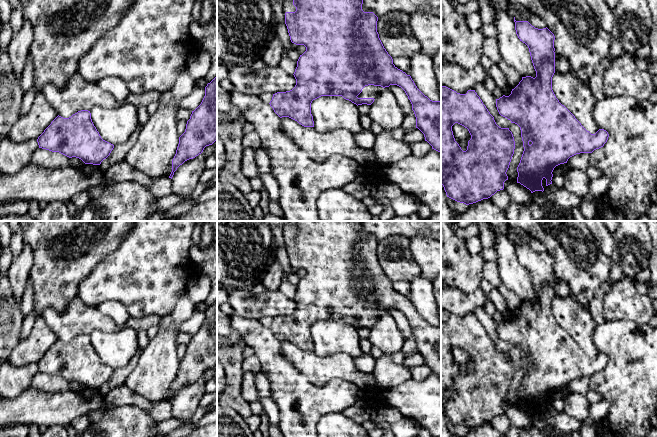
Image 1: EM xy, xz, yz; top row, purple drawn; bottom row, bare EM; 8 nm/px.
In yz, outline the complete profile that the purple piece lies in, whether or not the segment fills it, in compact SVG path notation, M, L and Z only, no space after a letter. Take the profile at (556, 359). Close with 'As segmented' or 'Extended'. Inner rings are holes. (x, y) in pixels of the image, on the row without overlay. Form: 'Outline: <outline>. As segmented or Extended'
Outline: M515 241L514 246L518 262L529 272L536 301L522 301L509 320L503 319L496 323L496 331L501 340L517 348L521 354L524 375L517 391L517 407L531 417L543 416L542 404L546 403L546 410L552 408L552 396L556 390L567 387L576 378L592 377L603 371L609 358L604 353L591 358L556 322L552 314L552 301L555 297L554 258L547 251L538 253L528 245L516 245Z. As segmented

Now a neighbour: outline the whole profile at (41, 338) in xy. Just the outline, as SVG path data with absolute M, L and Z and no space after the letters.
M42 316L36 317L29 336L13 348L8 363L14 367L22 367L38 363L44 354L58 340L56 334L47 325Z

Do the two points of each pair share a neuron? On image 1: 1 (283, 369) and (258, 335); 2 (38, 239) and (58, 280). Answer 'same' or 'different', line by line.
1: same
2: same

